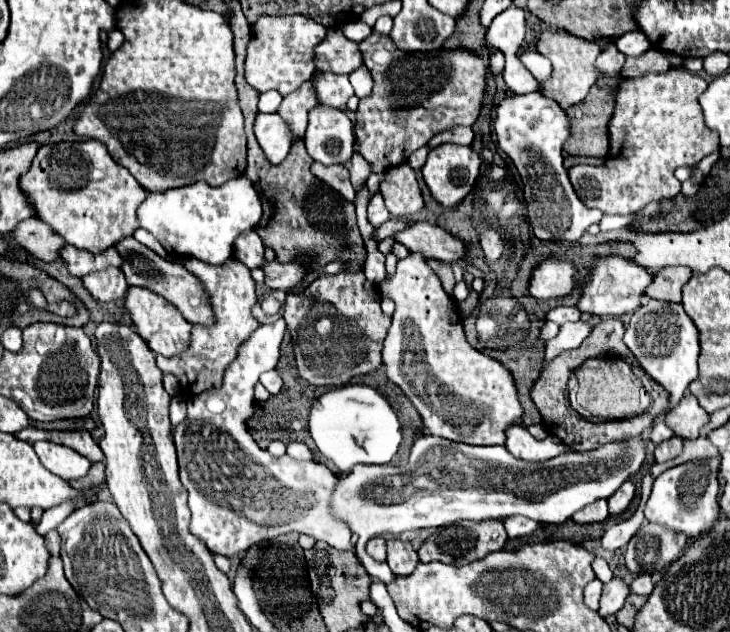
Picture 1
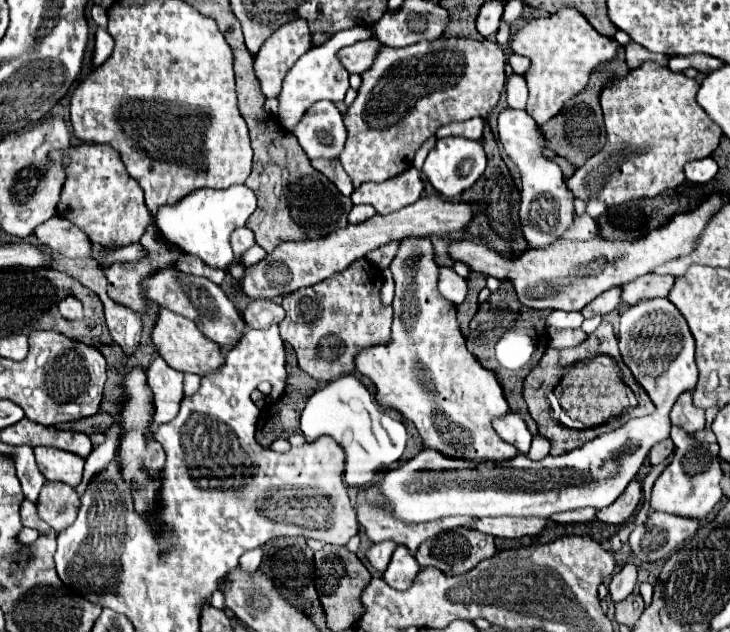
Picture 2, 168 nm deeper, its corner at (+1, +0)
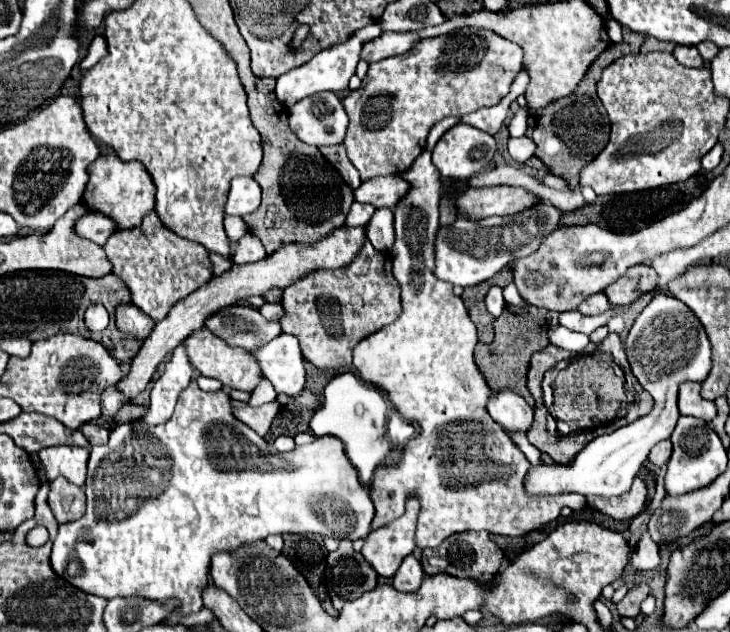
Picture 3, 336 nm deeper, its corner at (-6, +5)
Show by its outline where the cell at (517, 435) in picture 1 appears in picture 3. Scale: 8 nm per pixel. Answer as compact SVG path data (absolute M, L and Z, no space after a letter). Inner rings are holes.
M499 391L487 405L489 415L509 433L527 433L533 423L533 409L517 393Z

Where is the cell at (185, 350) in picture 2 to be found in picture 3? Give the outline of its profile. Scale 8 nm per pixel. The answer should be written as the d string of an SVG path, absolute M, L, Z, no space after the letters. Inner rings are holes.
M201 327L197 331L193 331L185 341L183 341L185 349L187 349L187 357L191 367L205 375L205 377L215 377L219 379L225 387L231 389L243 389L243 391L253 391L261 379L259 367L255 365L255 359L251 357L249 351L243 351L239 347L229 347L225 341L221 341L219 337L215 337L209 329Z

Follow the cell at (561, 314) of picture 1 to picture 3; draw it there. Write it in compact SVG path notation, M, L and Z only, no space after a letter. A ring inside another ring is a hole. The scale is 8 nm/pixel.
M613 309L603 315L597 315L597 317L587 317L587 315L581 315L579 311L565 311L559 315L559 325L567 327L571 331L579 331L579 333L589 335L593 329L605 325L613 315L615 315Z

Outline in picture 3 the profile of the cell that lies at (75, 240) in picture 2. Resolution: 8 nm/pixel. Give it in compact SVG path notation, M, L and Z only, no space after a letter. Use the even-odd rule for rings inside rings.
M87 213L75 221L73 229L79 237L85 237L103 247L107 237L115 231L115 225L111 225L111 221L107 221L107 217L101 213Z

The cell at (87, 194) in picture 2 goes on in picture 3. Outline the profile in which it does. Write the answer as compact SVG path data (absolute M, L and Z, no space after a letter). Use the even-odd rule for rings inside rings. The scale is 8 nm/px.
M99 155L87 169L89 181L83 193L81 203L89 211L99 211L107 215L111 221L115 221L117 229L133 229L137 227L143 217L153 211L155 205L155 185L147 169L139 161L123 161L117 155Z

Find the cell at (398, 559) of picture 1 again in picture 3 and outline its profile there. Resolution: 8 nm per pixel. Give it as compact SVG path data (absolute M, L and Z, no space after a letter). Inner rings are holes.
M407 555L393 577L393 587L397 591L417 591L423 575L425 573L421 569L421 561L415 555Z

